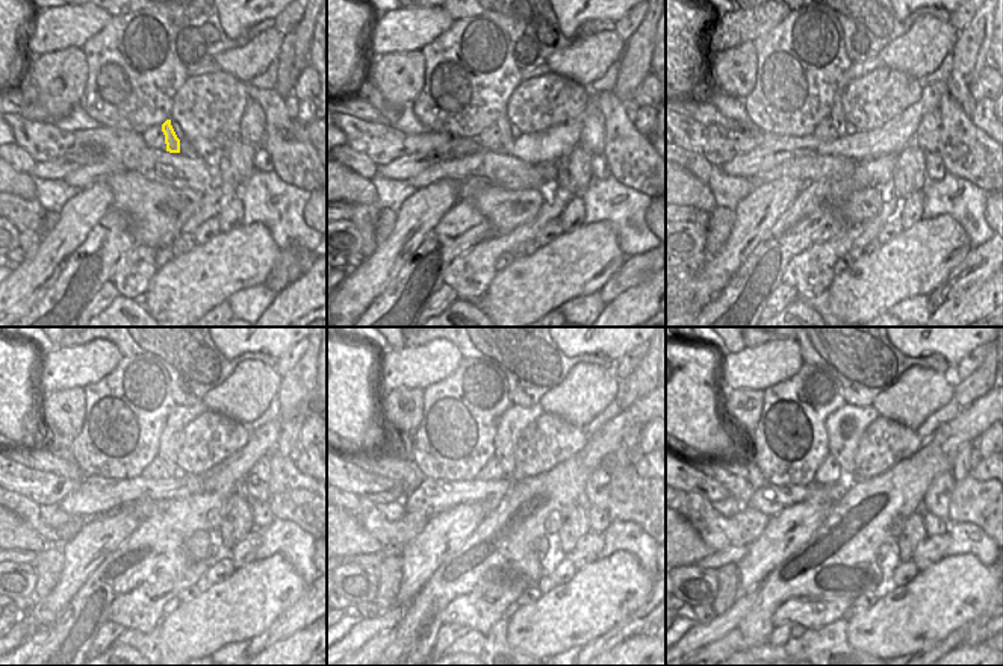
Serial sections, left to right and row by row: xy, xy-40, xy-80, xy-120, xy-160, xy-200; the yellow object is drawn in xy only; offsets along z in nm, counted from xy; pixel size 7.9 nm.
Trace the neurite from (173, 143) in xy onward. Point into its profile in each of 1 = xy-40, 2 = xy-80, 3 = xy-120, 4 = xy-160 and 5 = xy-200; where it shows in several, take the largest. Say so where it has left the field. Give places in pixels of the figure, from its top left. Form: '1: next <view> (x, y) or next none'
1: next xy-40 (504, 124)
2: next xy-80 (843, 121)
3: next xy-120 (182, 415)
4: next xy-160 (512, 423)
5: next xy-200 (844, 427)

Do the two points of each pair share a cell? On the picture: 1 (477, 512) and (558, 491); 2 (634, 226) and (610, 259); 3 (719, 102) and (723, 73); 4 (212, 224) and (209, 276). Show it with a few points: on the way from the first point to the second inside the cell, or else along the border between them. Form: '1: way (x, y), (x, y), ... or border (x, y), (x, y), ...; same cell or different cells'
1: border (487, 513), (465, 542); different cells
2: border (590, 224), (608, 223), (627, 256); different cells
3: border (708, 79), (717, 90), (743, 99); different cells
4: border (220, 230), (206, 242), (197, 244); different cells

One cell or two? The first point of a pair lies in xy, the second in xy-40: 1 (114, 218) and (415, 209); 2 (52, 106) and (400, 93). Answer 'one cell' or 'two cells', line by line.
1: two cells
2: one cell

